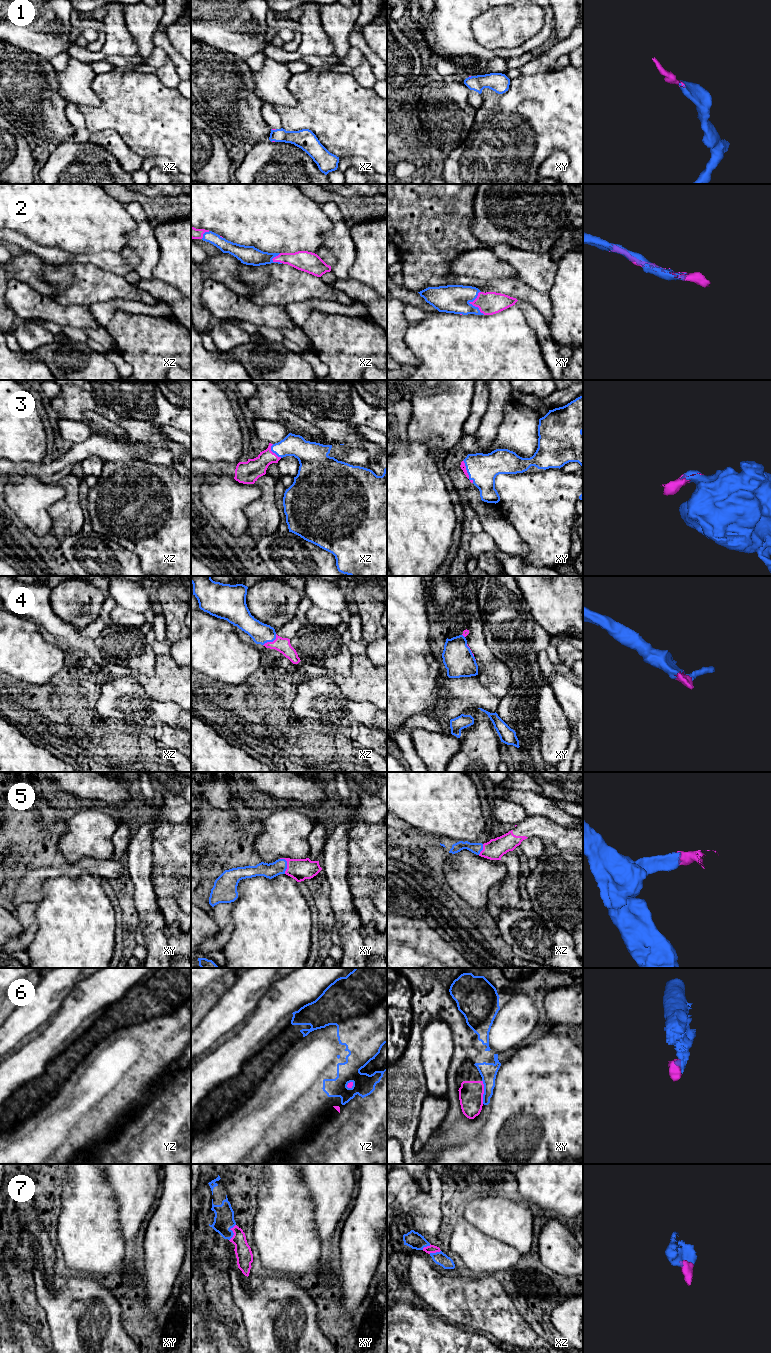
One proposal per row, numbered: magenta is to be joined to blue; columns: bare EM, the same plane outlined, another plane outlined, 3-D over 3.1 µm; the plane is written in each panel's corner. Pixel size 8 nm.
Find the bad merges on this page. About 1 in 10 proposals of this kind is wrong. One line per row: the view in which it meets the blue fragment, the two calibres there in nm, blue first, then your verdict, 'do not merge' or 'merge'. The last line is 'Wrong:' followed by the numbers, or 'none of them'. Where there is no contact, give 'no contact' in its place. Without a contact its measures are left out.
1: xz | 150/20 nm | merge
2: xy | 220/190 nm | merge
3: xy | 240/50 nm | merge
4: xz | 170/120 nm | merge
5: xy | 120/180 nm | merge
6: xy | 140/190 nm | do not merge
7: xy | 160/130 nm | merge
Wrong: 6

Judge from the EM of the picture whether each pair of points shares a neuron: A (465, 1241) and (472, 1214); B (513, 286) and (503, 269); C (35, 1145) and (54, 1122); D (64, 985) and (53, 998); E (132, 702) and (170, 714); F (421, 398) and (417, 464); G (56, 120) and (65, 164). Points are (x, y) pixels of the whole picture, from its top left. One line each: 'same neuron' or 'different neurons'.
A: different neurons
B: different neurons
C: same neuron
D: same neuron
E: same neuron
F: different neurons
G: different neurons

